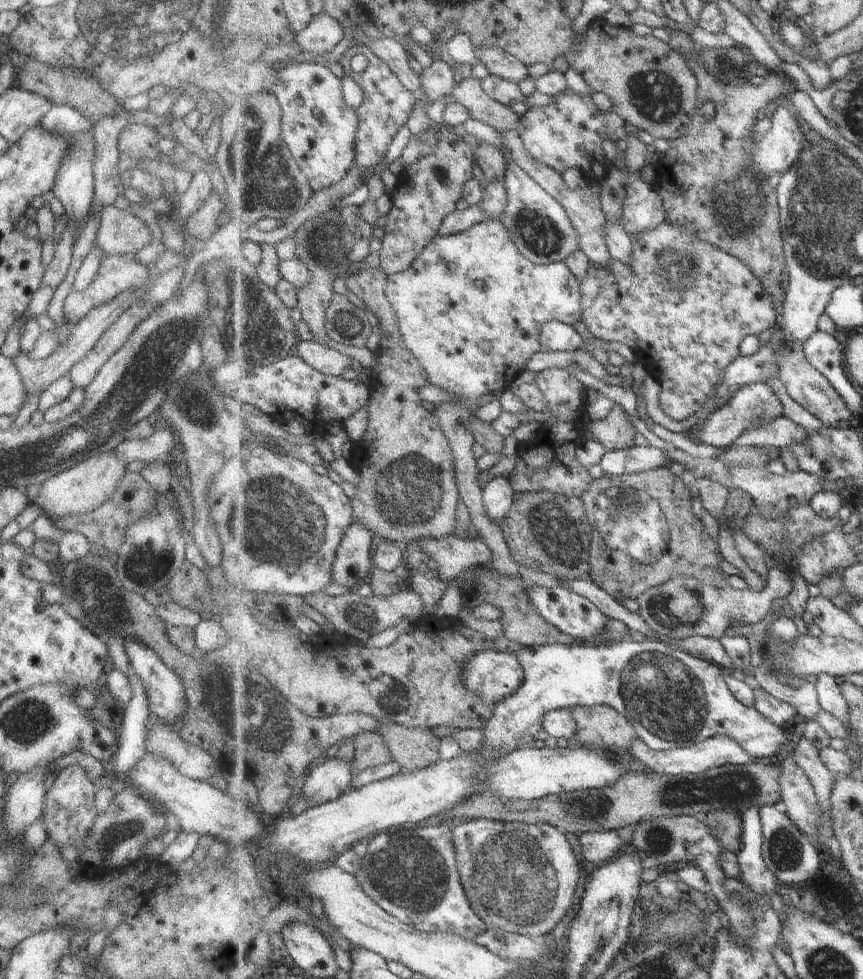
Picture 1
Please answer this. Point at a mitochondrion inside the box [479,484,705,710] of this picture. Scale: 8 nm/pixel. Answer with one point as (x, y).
(553, 530)

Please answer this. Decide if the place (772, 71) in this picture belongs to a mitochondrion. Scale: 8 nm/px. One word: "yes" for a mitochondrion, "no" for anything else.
no

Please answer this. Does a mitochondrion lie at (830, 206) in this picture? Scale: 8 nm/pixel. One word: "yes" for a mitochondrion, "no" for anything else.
yes

